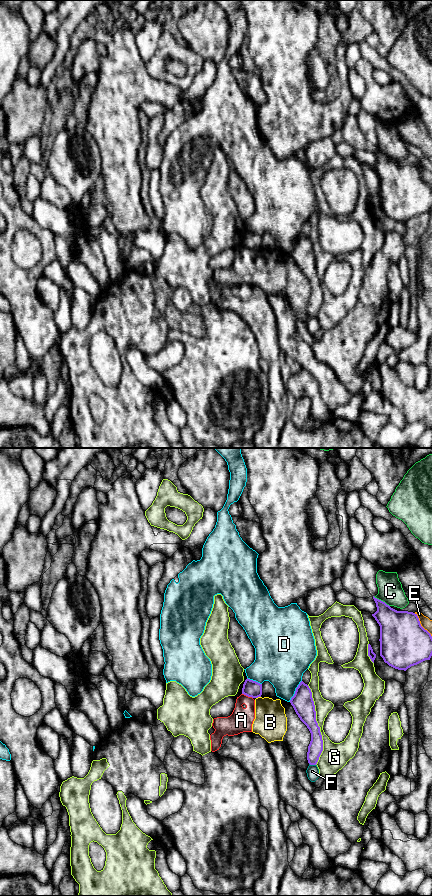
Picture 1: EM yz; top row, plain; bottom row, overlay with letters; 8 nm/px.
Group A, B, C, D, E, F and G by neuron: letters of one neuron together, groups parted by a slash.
A B / C / D / E / F / G

